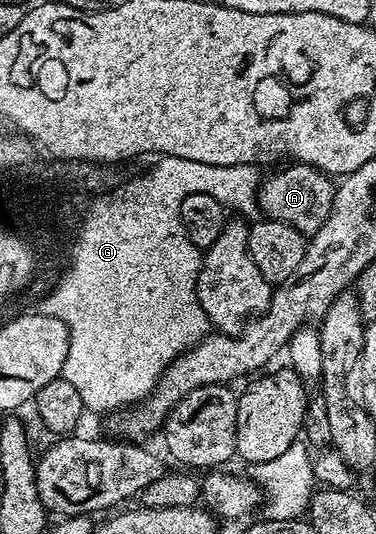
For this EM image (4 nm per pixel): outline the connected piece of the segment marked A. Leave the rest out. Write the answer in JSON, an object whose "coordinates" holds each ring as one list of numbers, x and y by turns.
{"coordinates":[[291,162,286,166,290,167,268,176,267,179,265,176,261,180,260,207,262,203,263,209,266,210,265,218,275,219,284,225,292,225,292,229,296,229,304,236,315,235,320,225,324,225,324,221,328,221,330,216,335,180,325,171,316,169,307,163]]}

